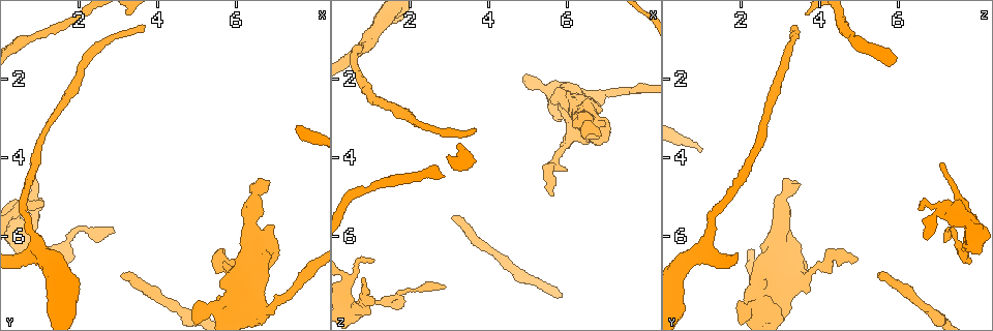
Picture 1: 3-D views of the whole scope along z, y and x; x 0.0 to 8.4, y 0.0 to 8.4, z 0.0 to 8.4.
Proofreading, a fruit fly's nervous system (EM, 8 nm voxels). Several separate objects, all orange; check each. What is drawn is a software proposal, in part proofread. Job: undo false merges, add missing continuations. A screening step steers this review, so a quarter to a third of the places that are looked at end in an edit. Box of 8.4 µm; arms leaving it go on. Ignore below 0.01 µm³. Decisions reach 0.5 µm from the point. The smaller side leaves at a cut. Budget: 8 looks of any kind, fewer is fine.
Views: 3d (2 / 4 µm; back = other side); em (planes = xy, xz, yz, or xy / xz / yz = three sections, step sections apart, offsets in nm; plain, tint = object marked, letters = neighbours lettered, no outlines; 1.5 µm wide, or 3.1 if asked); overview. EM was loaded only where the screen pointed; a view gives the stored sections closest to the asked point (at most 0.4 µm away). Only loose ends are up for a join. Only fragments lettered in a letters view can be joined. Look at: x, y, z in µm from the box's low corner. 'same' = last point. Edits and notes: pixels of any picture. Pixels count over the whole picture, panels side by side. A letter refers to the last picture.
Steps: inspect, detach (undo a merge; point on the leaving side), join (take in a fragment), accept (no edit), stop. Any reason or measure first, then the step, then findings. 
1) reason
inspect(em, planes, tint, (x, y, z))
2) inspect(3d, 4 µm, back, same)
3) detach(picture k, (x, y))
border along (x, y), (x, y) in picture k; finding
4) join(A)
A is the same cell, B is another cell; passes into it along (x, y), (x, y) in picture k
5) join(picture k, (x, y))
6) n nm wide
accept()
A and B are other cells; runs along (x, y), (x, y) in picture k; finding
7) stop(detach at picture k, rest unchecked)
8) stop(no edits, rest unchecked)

an open end
inspect(3d, 4 µm, (3.05, 6.95, 5.55))

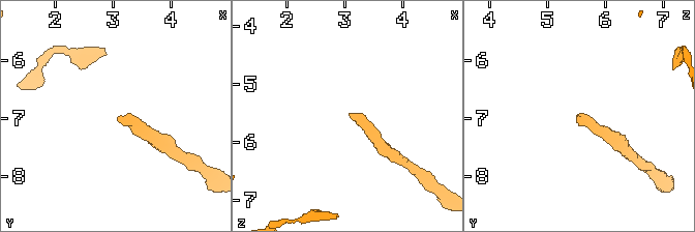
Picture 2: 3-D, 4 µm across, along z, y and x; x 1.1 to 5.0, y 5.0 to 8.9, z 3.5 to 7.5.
now the EM
inspect(em, planes, plain, (3.15, 6.95, 5.50))

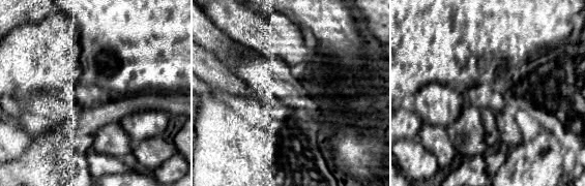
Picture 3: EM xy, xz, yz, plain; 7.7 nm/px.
what lies round it
inspect(em, planes, letters, same)

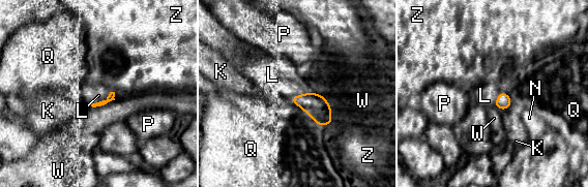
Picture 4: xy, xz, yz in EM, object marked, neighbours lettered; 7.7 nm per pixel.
join(L)
L is the same cell, K, N, P, Q, W and Z are other cells; passes into it along (111, 96), (103, 100), (98, 95) in picture 4; the neuron continues

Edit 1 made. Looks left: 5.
redraw
inspect(overview)

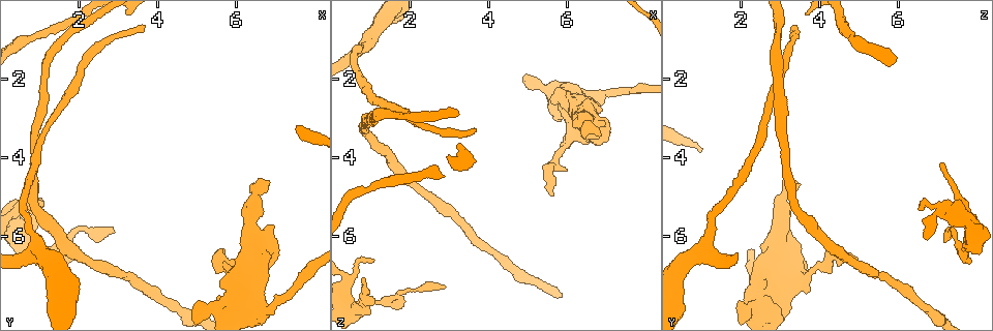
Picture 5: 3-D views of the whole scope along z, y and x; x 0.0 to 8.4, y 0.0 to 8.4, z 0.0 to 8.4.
branch stops here
inspect(em, planes, letters, (5.65, 6.50, 4.90))

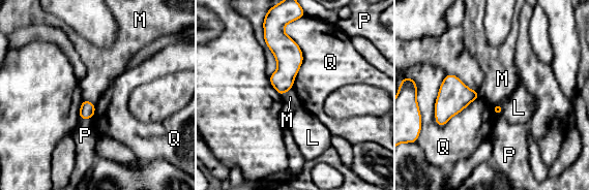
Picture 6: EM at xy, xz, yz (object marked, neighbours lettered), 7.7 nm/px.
Q touches over 480 nm
accept()
L, M, P and Q are other cells; no lettered fragment goes on from it

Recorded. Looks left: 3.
free end
inspect(3d, 4 µm, (6.85, 4.60, 3.35))

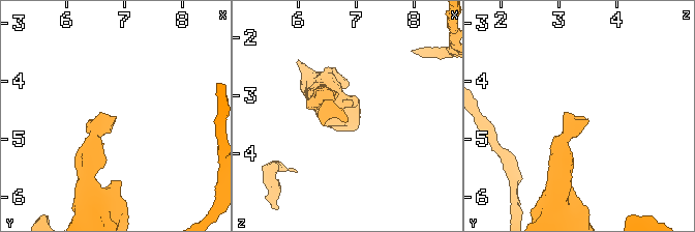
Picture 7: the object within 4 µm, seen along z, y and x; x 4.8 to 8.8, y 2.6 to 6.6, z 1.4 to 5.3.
inspect(em, planes, letters, (6.85, 4.60, 3.30))

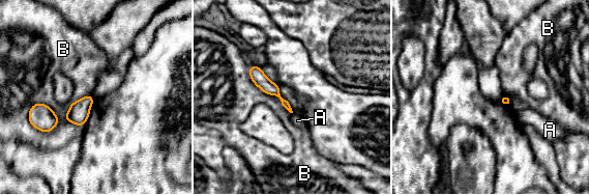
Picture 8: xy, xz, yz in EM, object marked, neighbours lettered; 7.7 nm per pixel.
accept()
A and B are other cells; border along (27, 114), (45, 103), (84, 127) in picture 8; none of them fits

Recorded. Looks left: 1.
stop(join at picture 4, rest unchecked)

